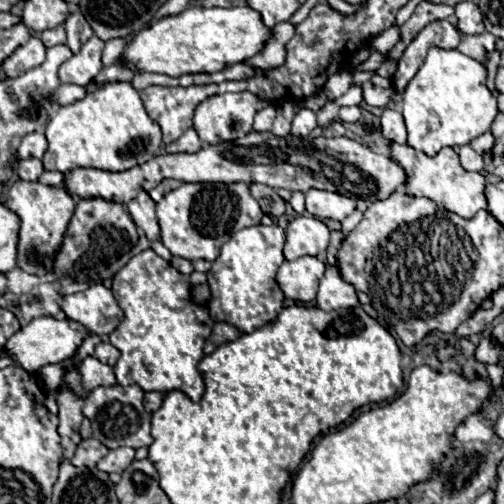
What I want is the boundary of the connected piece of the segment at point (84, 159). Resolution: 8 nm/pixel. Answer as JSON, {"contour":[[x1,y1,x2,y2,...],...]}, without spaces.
{"contour":[[112,82,104,88,62,106,46,126,48,150,42,158,46,170,68,172,76,166,110,172,128,170,156,156,162,144,160,126,146,114,140,94,128,82]]}

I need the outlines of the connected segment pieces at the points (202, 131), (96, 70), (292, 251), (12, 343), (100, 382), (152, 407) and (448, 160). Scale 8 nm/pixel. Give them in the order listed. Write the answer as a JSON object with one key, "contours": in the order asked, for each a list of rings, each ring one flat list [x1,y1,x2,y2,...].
{"contours":[[[248,90,244,92,226,92,226,94,216,94,206,98,194,112,194,130,198,132,200,140,206,144,220,144,220,142,228,142,228,140,238,140,244,138,248,132,252,132,252,120,254,114,260,112,262,108,270,106,270,100,264,100]],[[92,36,78,54,74,54,60,66,60,80,64,84,76,84,76,86,90,84,102,70,102,50,104,42]],[[298,216,286,228,284,258,298,260,302,256,318,256,326,252,330,242,330,230,326,224,312,216]],[[40,316,34,318,32,322,28,322,26,326,22,326,4,346,4,354,8,358,12,358,12,362,28,372,36,372,42,366,48,364,58,364,70,356,74,356,74,352,80,348,82,340,88,336,90,332,74,322,74,320,56,320,52,316]],[[88,356,82,360,80,364,80,374,82,374,82,386,84,390,92,392,94,388,98,386,114,386,116,384,116,376,114,376,114,370,112,366,108,364,102,364,100,360,96,360,94,356]],[[148,392,144,396,144,408,148,412,156,412,162,406,162,400,164,400,164,394,162,392]],[[392,144,392,158,406,170,408,194,430,198,436,206,456,212,460,218,474,218,478,210,486,210,486,178,480,172,468,172,462,168,458,154,452,148,442,148,436,156,426,156,410,146]]]}

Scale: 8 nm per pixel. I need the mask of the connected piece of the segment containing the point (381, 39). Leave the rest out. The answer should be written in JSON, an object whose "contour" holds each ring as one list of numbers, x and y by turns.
{"contour":[[390,26,378,38,374,38,374,48,380,54,384,54,384,52,388,52,388,48,392,48,392,44,396,44,396,40,398,40,398,26]]}

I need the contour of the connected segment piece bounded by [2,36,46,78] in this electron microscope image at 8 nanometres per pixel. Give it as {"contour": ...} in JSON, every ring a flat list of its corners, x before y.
{"contour":[[32,36,24,46,20,46,12,56,8,56,2,62,2,70,10,78,12,76,20,76,20,74,24,74,30,68,40,66,44,62,44,56,46,56,44,44,36,36]]}

